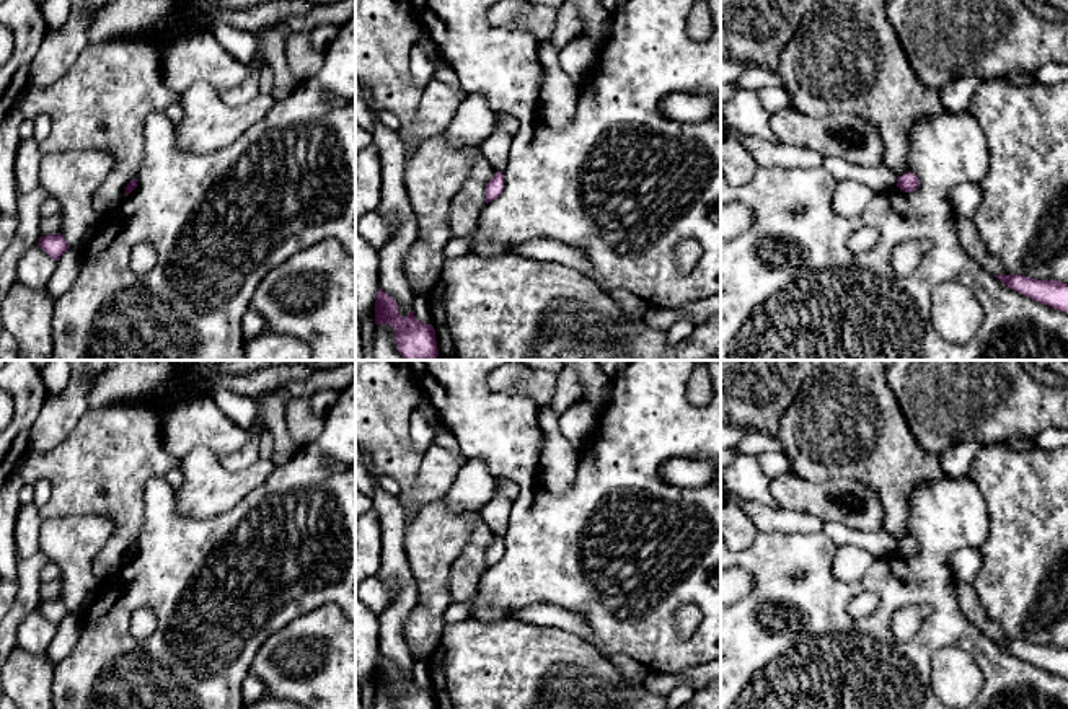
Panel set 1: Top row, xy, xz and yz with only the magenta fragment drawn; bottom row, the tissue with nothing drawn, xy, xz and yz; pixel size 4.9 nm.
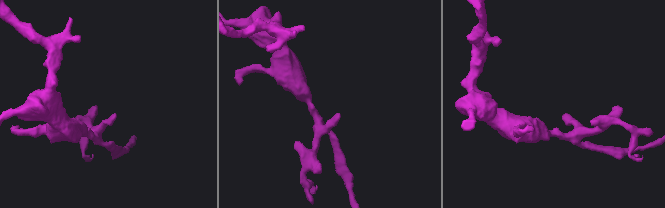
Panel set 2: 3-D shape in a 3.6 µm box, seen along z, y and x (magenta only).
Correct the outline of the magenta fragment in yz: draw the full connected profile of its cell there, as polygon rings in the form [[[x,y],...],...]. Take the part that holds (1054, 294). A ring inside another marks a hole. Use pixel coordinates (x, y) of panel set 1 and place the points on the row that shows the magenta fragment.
[[[995,275],[1009,288],[1068,315],[1068,284],[1037,280],[1026,275]]]

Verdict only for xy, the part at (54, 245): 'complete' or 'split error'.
complete

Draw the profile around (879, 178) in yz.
[[[838,156],[823,158],[823,166],[836,181],[854,179],[866,184],[872,192],[892,189],[898,179],[898,176],[884,165],[858,166]]]

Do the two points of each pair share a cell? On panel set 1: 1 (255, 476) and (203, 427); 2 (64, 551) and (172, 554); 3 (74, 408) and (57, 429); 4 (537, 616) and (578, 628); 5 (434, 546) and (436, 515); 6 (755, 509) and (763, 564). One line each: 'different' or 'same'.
1: different
2: different
3: same
4: same
5: same
6: different

